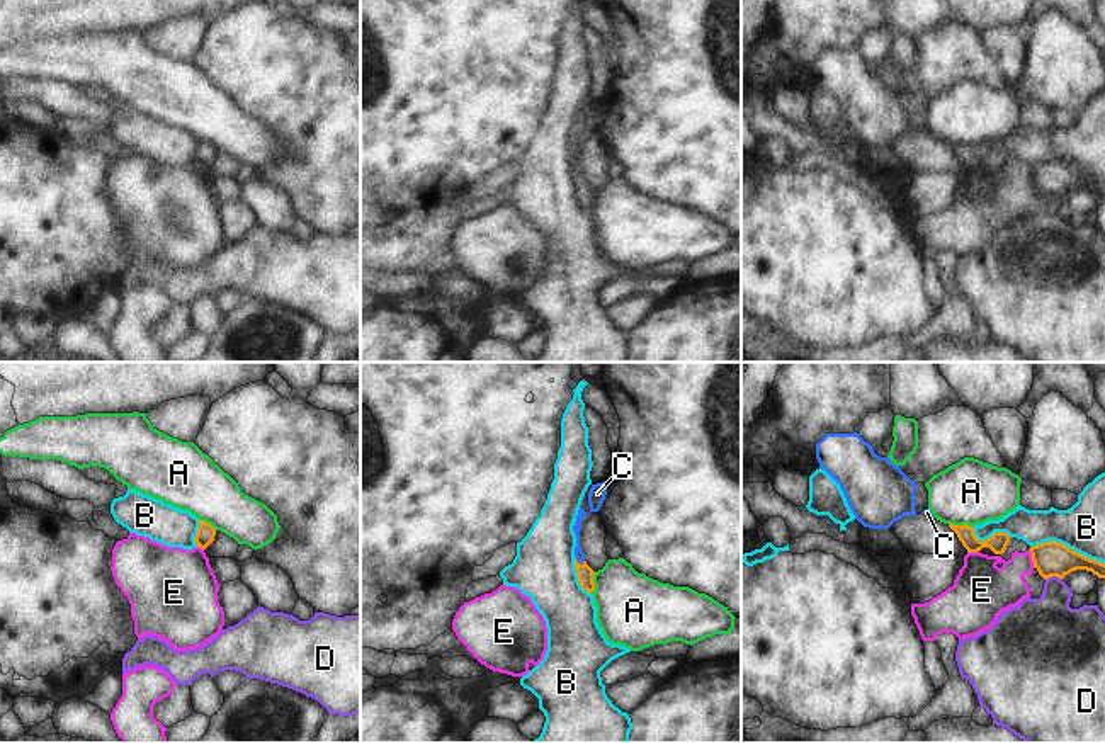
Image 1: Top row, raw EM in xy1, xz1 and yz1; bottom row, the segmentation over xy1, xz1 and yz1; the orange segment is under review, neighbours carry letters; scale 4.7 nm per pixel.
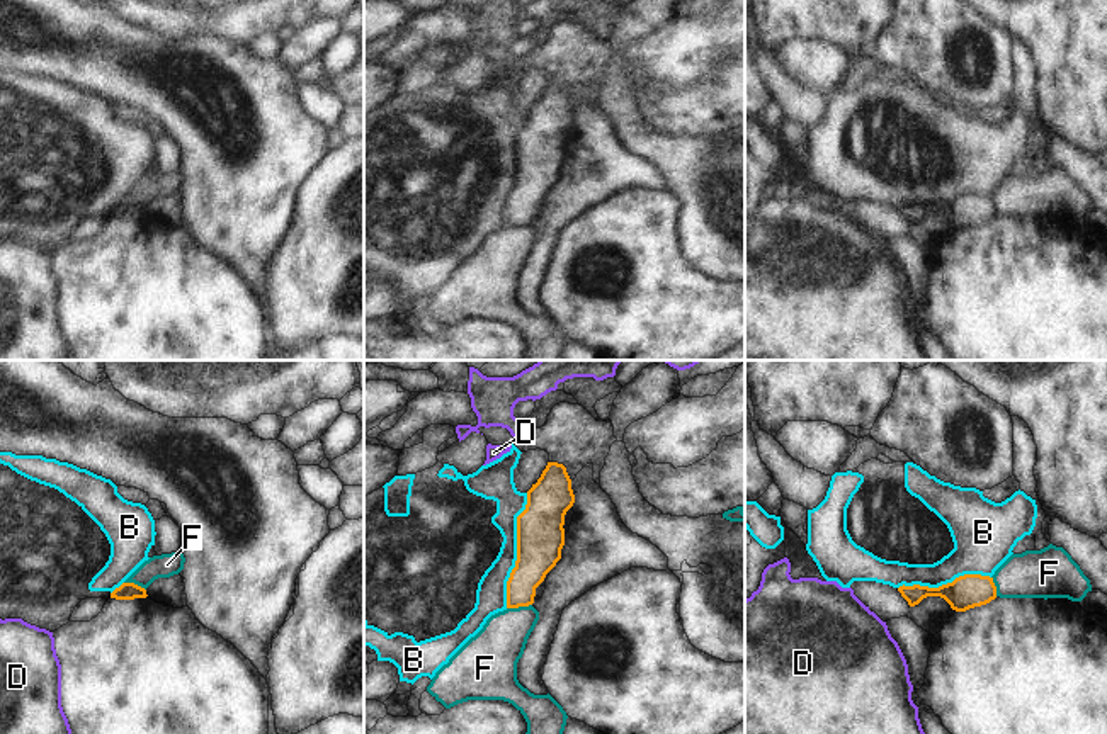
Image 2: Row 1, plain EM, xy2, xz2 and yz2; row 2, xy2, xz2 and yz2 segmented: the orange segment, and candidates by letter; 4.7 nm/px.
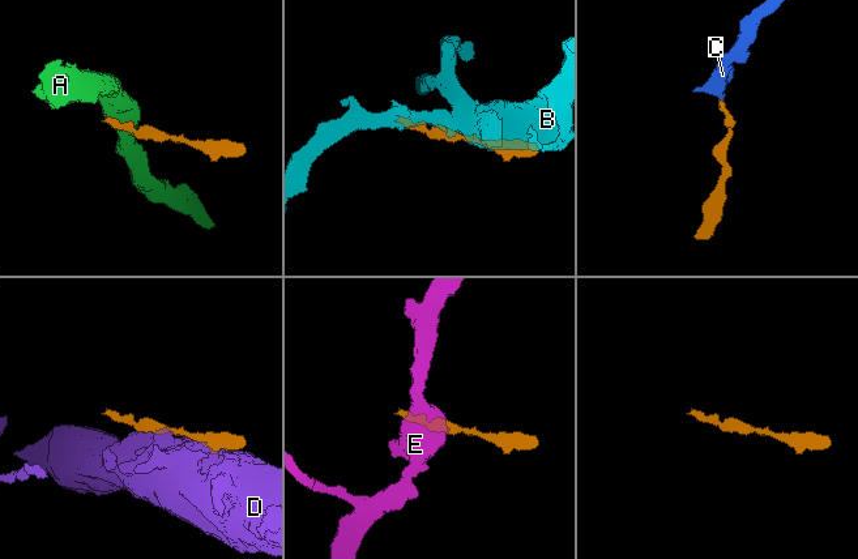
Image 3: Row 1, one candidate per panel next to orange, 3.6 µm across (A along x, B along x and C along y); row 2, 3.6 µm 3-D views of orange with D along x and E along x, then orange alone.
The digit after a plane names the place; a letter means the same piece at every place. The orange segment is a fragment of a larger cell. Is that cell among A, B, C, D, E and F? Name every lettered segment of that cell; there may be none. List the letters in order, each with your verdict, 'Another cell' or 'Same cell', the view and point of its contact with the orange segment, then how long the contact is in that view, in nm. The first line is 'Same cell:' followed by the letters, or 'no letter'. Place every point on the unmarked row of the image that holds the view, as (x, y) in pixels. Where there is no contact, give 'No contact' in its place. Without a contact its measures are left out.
Same cell: C
A: Another cell. Touches orange at yz1 (961, 145). Shared border 120 nm
B: Another cell. Touches orange at xz2 (517, 170). Shared border 550 nm
C: Same cell. Touches orange at xz1 (578, 182). Shared border 50 nm
D: Another cell. Touches orange at yz1 (1053, 194). Shared border 80 nm
E: Another cell. Touches orange at yz1 (1032, 177). Shared border 90 nm
F: Another cell. Touches orange at xz2 (519, 225). Shared border 120 nm

